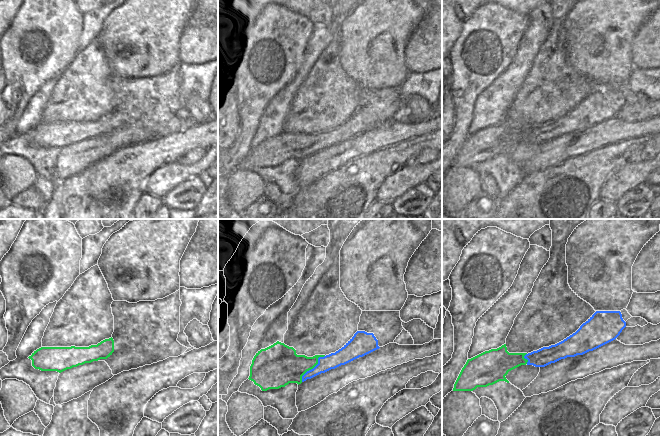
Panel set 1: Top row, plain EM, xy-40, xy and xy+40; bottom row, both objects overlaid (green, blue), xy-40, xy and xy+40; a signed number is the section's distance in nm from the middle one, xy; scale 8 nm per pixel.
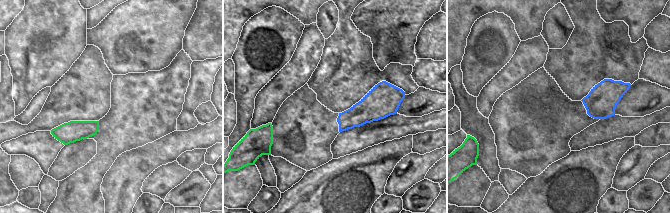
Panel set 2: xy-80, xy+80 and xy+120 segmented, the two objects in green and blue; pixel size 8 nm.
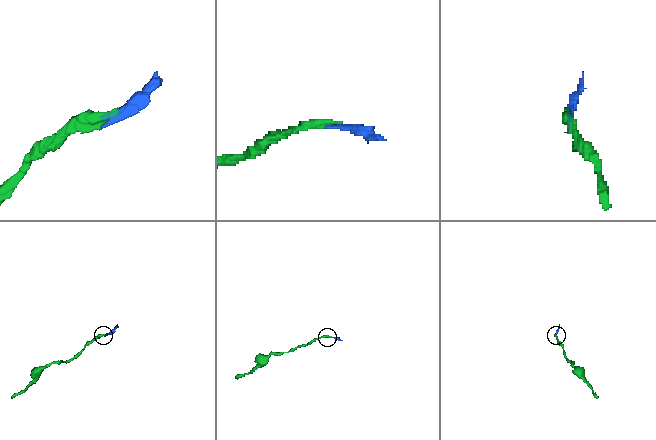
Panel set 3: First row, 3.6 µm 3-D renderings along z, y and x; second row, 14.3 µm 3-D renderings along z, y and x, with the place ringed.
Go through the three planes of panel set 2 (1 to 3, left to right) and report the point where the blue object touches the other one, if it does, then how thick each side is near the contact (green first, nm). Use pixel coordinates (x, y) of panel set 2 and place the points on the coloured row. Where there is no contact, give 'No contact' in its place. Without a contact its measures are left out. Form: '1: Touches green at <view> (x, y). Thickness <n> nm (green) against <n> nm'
1: No contact
2: No contact
3: No contact.

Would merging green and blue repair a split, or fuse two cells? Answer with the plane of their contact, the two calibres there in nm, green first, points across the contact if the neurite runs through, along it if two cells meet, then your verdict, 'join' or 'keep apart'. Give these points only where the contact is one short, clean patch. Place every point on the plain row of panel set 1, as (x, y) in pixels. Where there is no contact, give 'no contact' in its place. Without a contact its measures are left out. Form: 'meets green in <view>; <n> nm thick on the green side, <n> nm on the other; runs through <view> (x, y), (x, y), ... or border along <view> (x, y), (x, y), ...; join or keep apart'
meets green in xy; 300 nm thick on the green side, 130 nm on the other; runs through xy (281, 141), (290, 144), (312, 144), (341, 133); join

